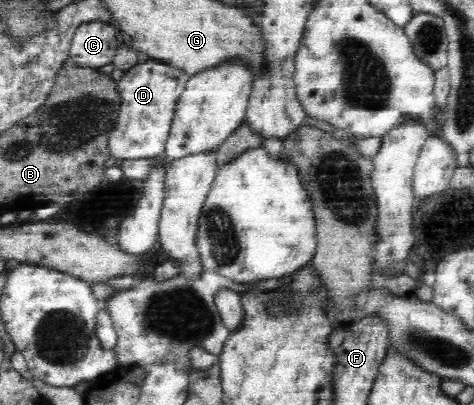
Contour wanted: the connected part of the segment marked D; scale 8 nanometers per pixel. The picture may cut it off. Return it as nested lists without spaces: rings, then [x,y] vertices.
[[[153,59],[137,63],[116,81],[120,105],[115,126],[110,130],[107,152],[116,160],[140,160],[161,157],[172,125],[177,101],[185,90],[189,77]]]

